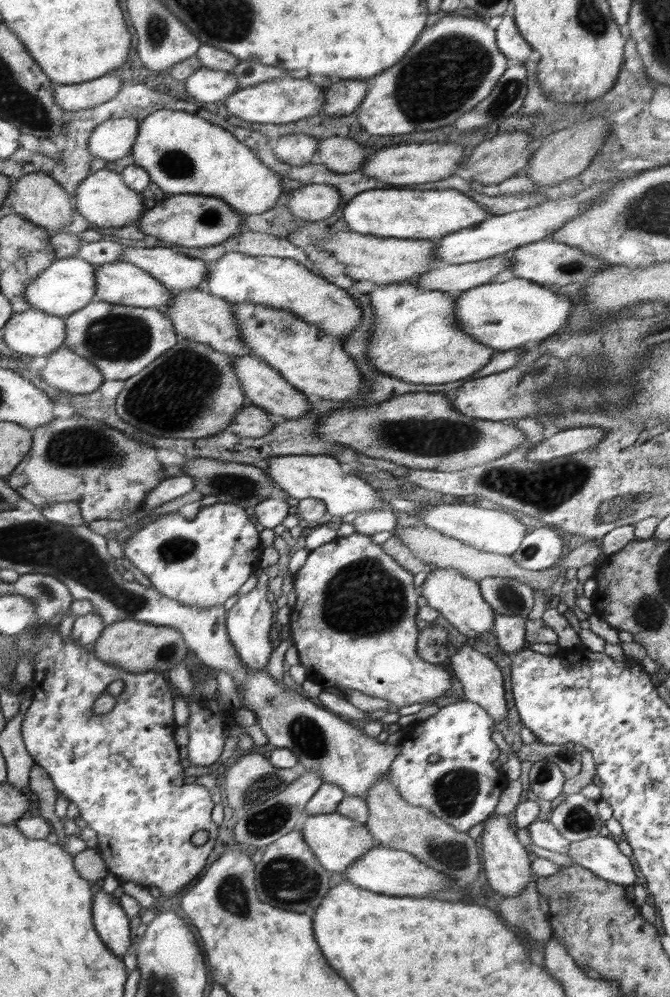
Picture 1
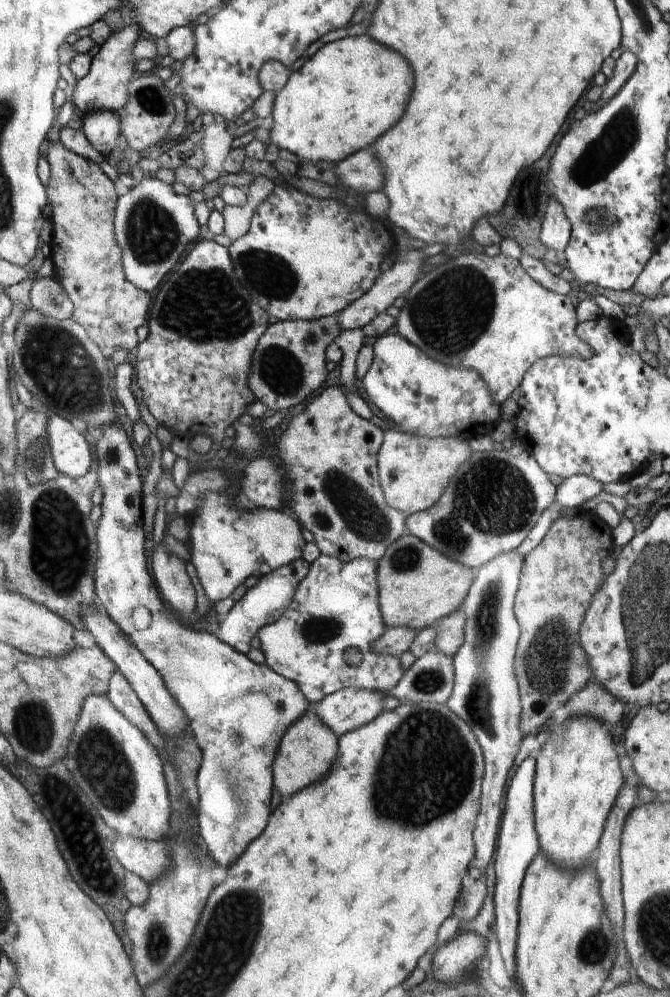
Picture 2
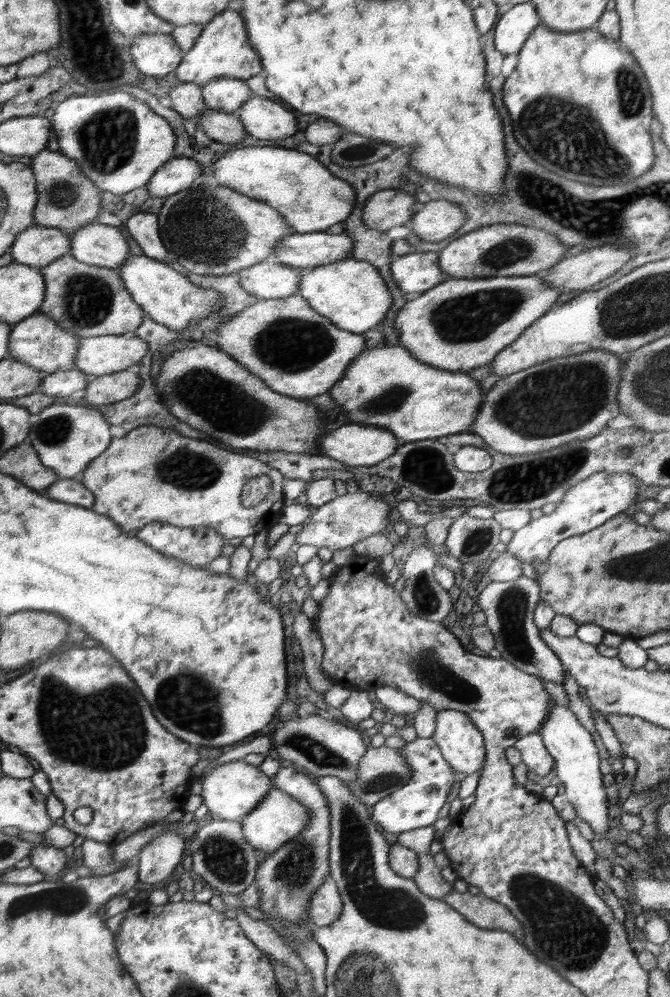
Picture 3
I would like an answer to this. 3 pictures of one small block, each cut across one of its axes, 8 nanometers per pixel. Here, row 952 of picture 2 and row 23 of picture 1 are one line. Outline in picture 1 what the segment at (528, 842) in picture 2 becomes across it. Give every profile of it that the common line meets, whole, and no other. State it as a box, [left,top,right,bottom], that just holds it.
[495,6,533,63]

